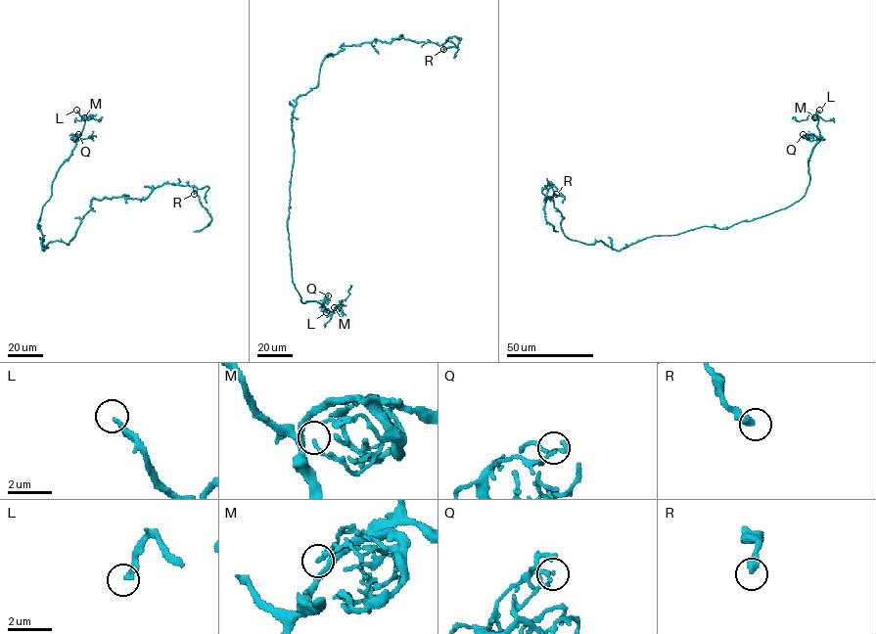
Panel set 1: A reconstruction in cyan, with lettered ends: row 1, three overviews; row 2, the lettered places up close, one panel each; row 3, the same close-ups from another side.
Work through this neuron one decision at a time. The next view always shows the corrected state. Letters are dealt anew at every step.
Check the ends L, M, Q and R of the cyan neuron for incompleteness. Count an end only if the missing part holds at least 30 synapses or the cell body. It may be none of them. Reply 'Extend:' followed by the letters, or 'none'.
Extend: L

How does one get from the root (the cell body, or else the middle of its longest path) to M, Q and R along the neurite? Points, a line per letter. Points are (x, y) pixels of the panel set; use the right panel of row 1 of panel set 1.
M: (633, 243), (704, 226), (727, 228), (799, 201), (809, 183), (808, 158), (820, 138), (814, 117)
Q: (633, 243), (704, 226), (727, 228), (798, 202), (809, 183), (808, 158), (818, 141), (803, 134)
R: (633, 243), (617, 249), (601, 241), (585, 244), (569, 239), (562, 214), (542, 191), (549, 183), (556, 194)

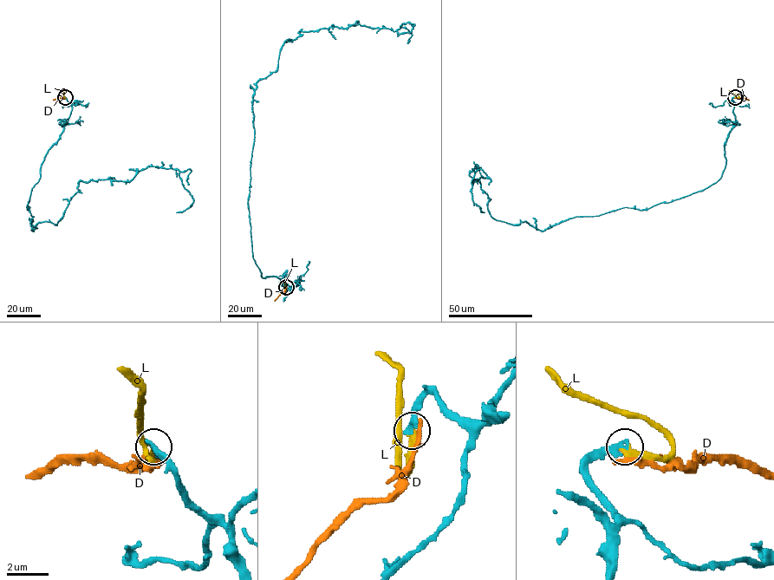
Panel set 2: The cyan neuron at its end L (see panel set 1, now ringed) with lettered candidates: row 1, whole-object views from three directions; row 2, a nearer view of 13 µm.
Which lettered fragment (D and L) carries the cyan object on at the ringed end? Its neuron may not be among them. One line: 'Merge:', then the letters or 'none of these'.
Merge: L

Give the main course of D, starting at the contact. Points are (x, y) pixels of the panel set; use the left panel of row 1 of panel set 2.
D: (65, 98), (54, 100)

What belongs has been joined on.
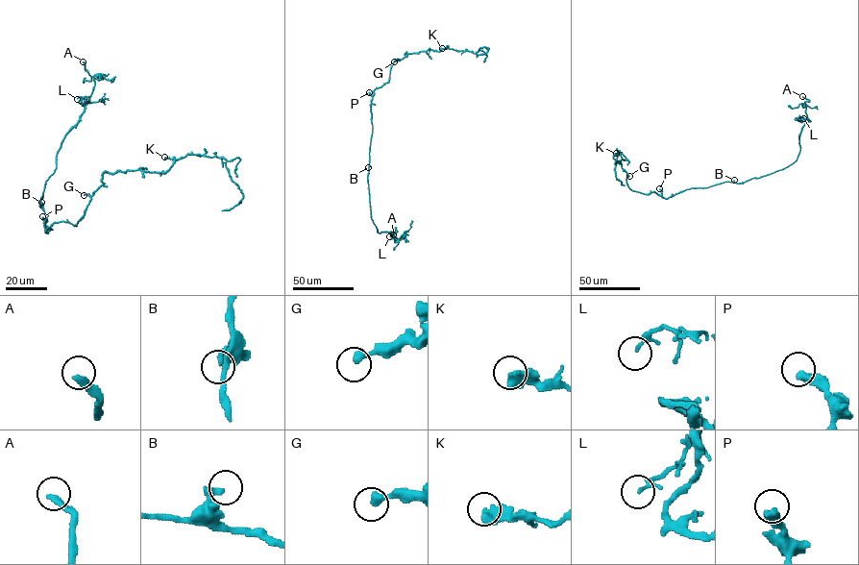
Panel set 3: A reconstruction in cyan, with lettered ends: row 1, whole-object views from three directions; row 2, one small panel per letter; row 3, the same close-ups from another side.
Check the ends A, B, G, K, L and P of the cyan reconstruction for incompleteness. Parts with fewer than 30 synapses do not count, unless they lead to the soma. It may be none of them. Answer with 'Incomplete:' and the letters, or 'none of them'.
Incomplete: A

